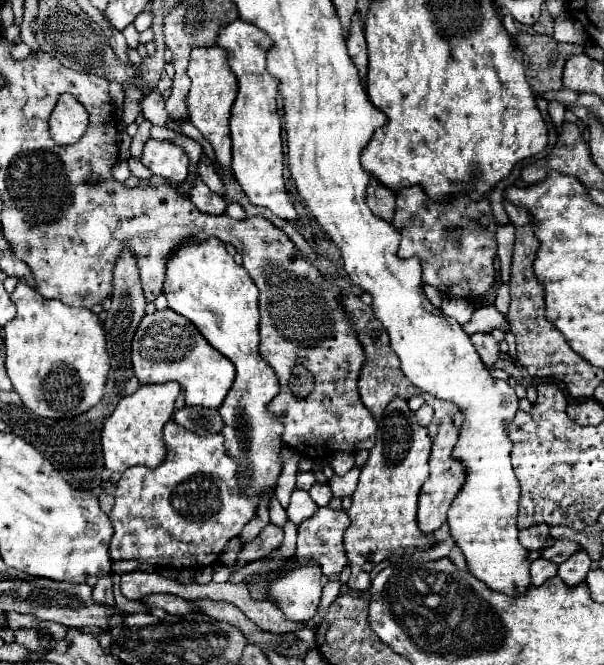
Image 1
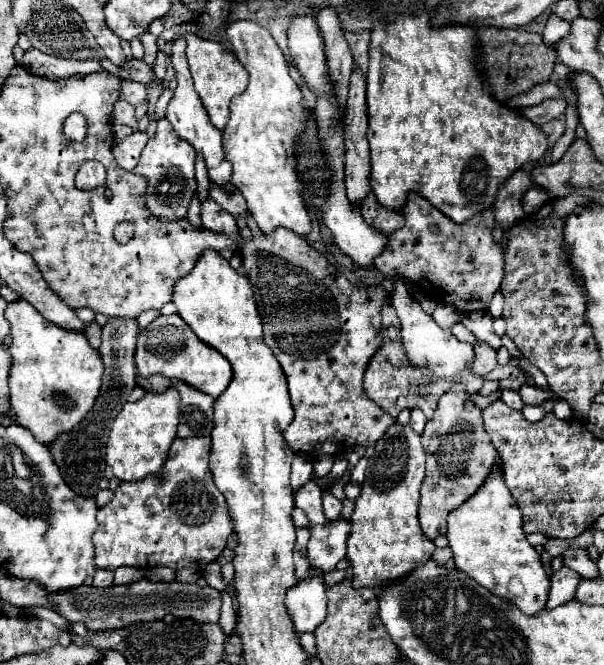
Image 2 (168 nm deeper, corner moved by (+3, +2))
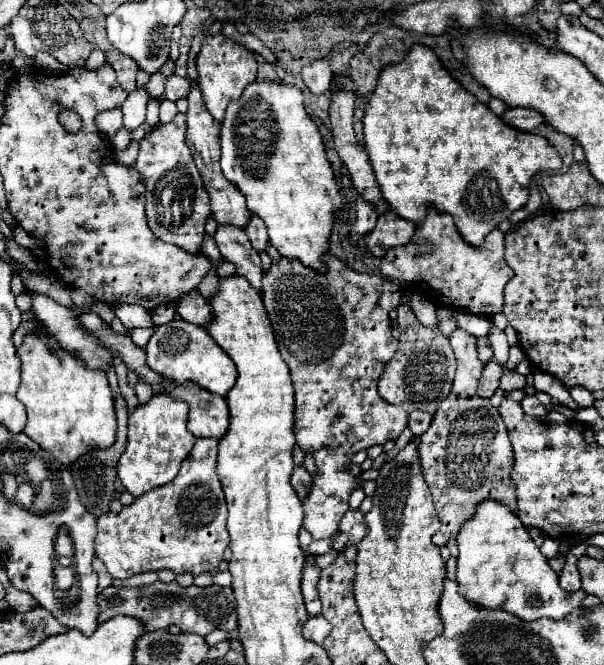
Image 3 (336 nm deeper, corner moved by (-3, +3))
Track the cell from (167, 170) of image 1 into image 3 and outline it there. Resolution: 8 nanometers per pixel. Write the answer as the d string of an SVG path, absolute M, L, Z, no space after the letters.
M177 114L167 124L157 124L139 142L139 154L135 160L135 170L145 182L145 214L147 224L157 238L175 244L189 254L201 254L201 244L205 236L205 222L211 214L209 196L205 194L199 170L193 162L191 150L185 144L185 114Z

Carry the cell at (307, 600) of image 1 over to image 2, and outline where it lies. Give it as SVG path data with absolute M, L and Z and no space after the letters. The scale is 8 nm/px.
M321 577L301 579L297 585L287 589L285 607L289 617L293 619L295 631L315 631L319 623L323 623L327 615L327 597Z

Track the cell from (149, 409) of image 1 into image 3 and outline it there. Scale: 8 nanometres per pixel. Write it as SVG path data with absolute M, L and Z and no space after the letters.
M165 394L153 396L151 402L147 402L145 406L137 406L135 412L129 416L127 448L119 458L117 474L131 496L137 498L147 490L165 486L177 476L181 462L189 456L195 442L195 436L187 430L187 416L187 402Z

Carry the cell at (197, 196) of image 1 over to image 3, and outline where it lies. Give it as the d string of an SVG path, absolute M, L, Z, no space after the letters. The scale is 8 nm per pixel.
M219 226L215 234L215 242L221 250L223 260L235 264L235 274L243 276L261 294L261 278L263 278L261 262L245 230L233 226Z

